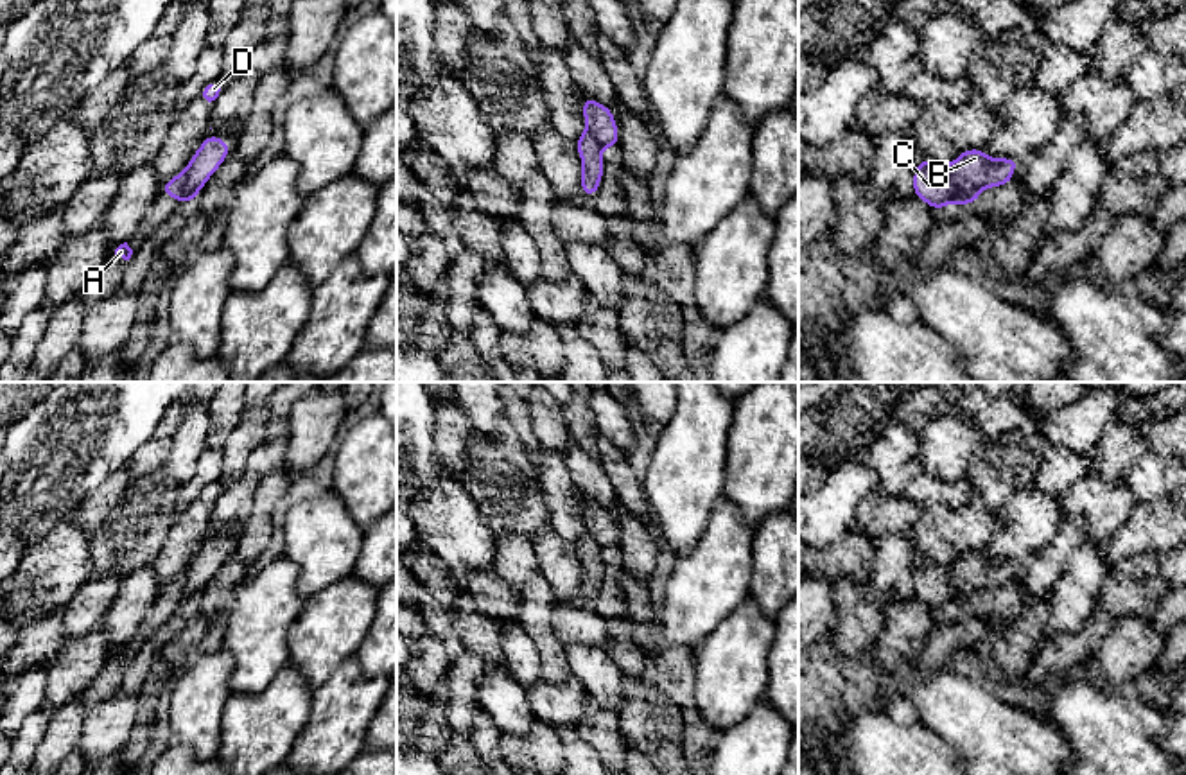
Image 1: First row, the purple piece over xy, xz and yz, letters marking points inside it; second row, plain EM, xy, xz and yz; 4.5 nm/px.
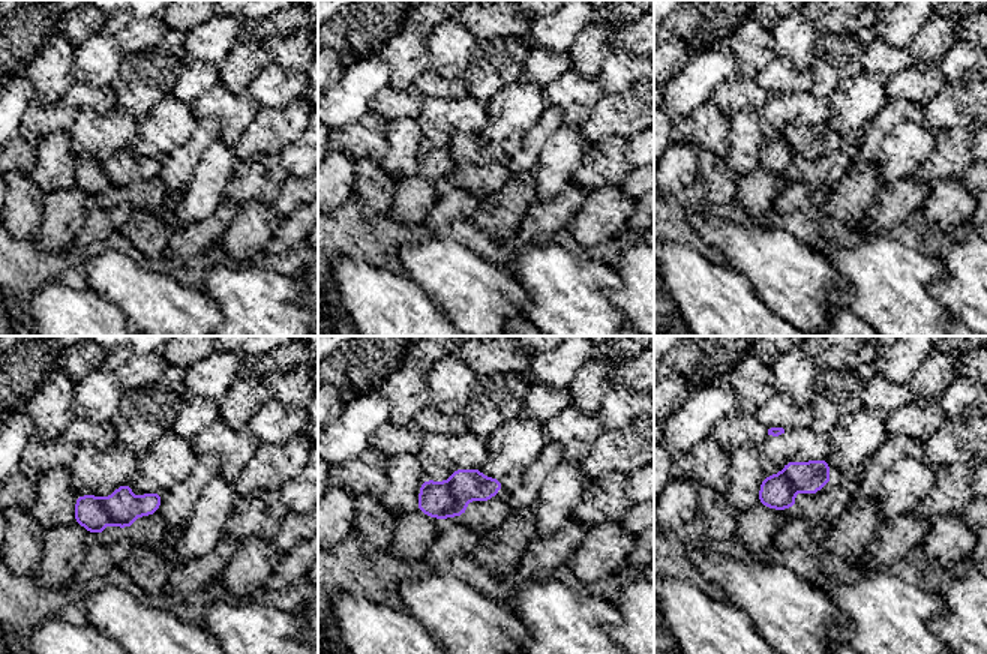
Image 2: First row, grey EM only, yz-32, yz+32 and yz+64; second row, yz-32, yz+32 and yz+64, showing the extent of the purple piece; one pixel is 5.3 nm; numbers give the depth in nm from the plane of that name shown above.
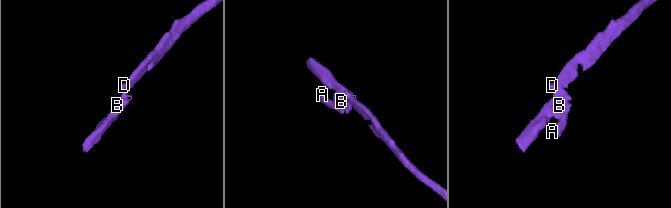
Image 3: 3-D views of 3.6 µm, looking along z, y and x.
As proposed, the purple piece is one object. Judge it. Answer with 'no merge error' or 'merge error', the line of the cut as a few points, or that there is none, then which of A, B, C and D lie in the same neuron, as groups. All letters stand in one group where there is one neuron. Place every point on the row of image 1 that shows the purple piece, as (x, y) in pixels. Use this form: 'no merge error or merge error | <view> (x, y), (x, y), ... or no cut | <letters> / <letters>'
merge error | yz (950, 165), (953, 201) | A B D / C

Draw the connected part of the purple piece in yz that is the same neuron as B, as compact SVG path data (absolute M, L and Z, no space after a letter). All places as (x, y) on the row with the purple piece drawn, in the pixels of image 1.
M967 149L951 163L953 203L958 206L978 203L983 188L1010 185L1017 158L992 160L981 149Z

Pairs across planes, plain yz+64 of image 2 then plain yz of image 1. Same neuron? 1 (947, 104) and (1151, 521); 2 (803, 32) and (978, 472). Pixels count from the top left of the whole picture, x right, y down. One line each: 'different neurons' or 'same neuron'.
1: same neuron
2: different neurons

